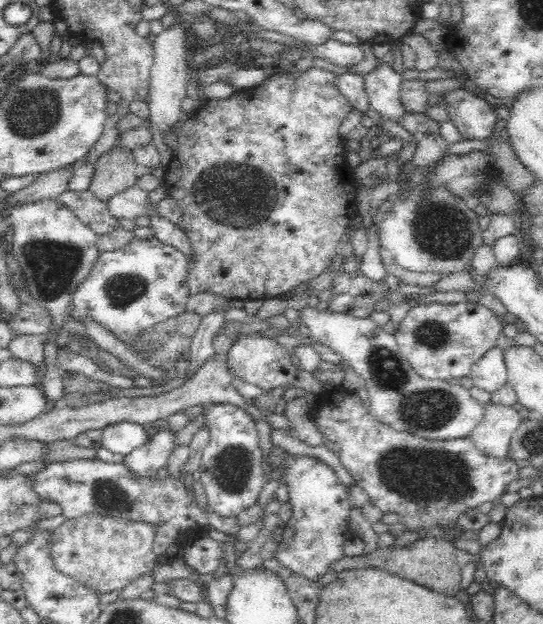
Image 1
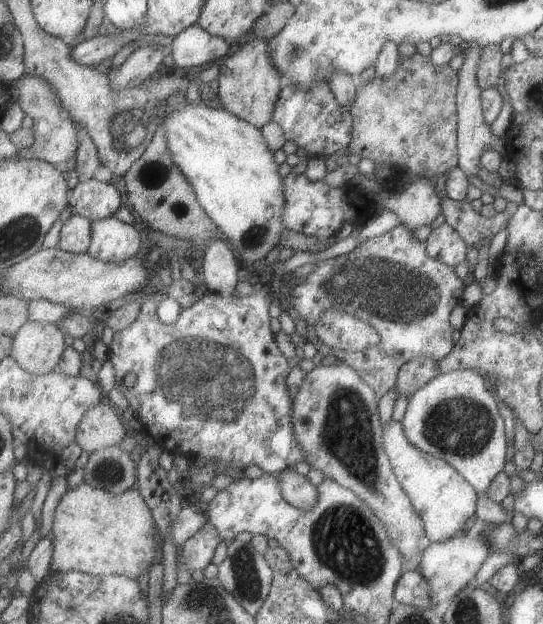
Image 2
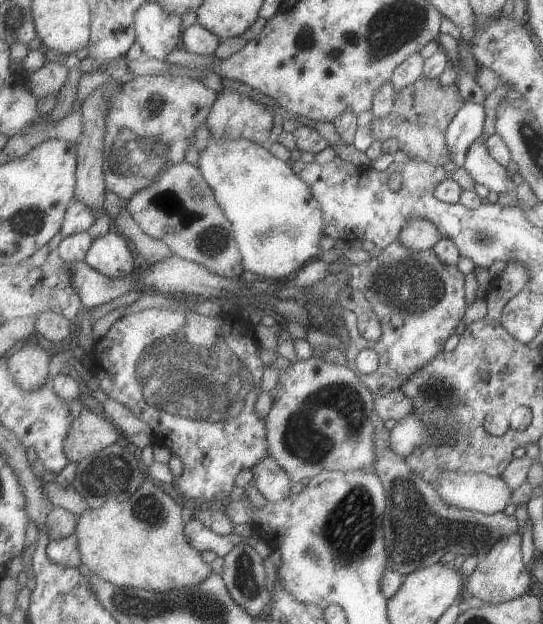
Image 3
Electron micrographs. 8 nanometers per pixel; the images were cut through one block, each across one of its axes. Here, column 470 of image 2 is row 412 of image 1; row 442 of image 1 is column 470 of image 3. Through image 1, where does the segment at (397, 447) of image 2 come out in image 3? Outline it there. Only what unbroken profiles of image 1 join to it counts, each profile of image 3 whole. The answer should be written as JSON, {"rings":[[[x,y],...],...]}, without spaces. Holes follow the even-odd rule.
{"rings":[[[441,471],[440,478],[433,486],[449,504],[486,515],[501,513],[510,503],[512,492],[501,477],[492,477],[485,473]]]}

